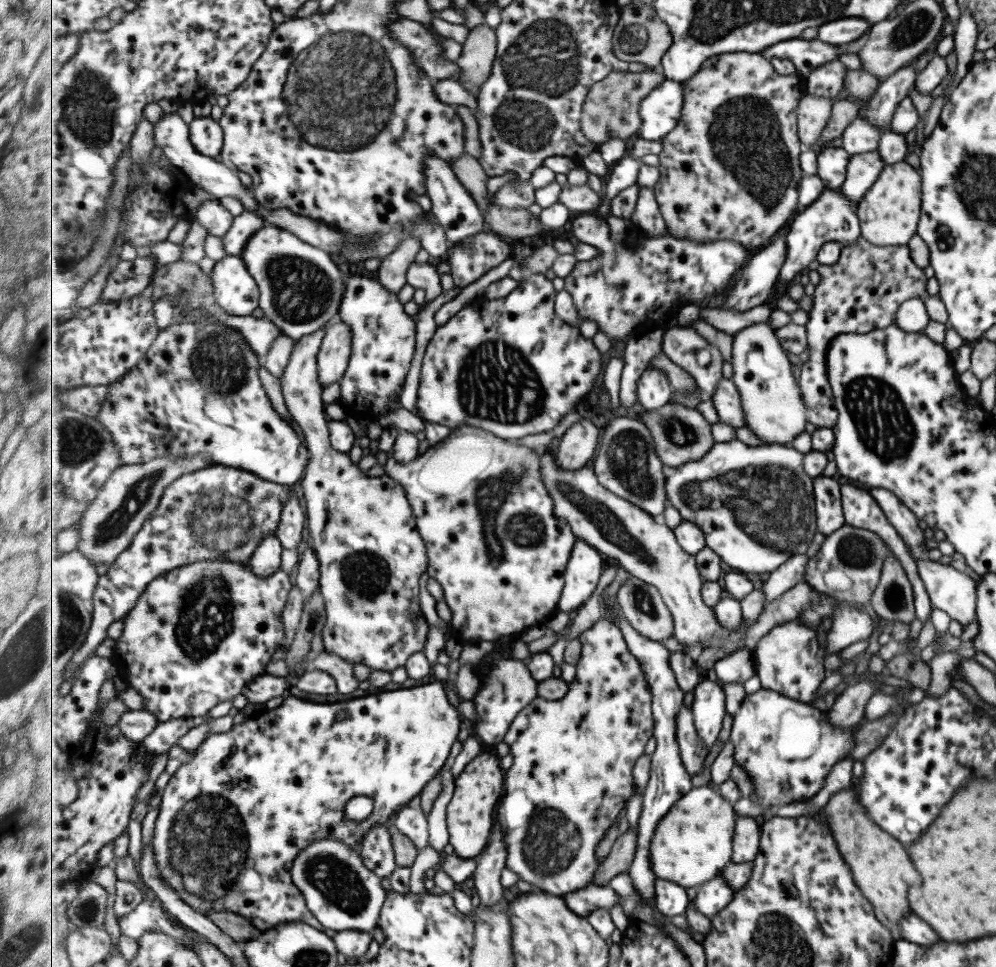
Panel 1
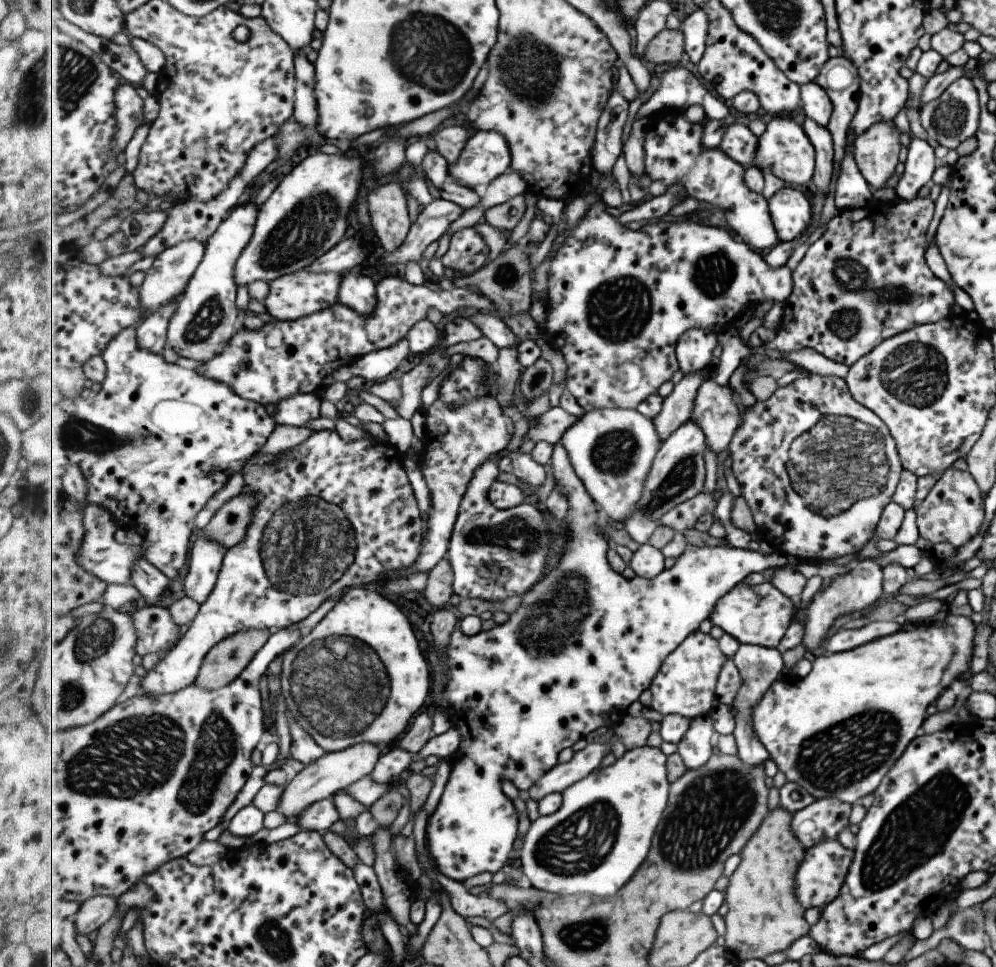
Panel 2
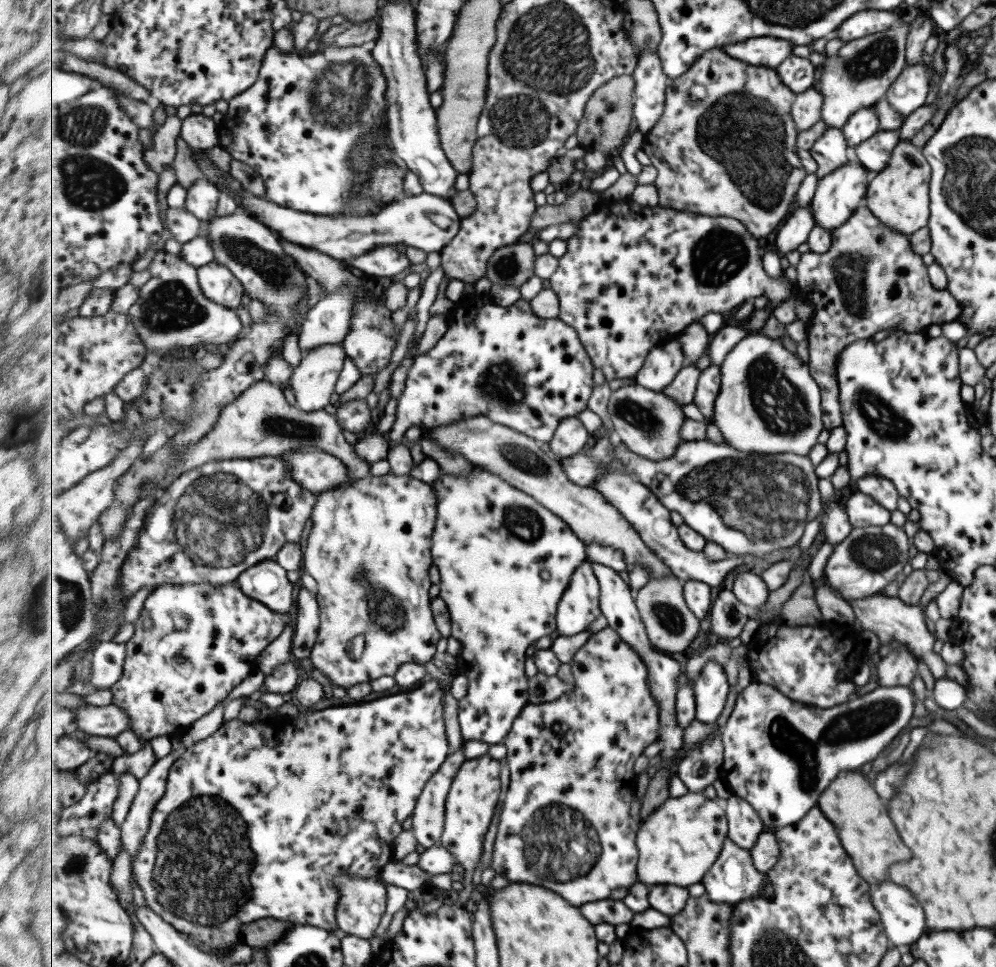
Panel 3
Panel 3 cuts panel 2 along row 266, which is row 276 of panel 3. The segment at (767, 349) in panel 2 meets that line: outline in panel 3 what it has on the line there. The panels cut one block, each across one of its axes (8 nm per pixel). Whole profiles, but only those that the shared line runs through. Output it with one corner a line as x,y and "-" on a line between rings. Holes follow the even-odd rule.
865,205
855,210
855,212
851,214
850,218
847,218
841,226
834,228
833,232
830,232
830,240
831,242
827,252
819,254
808,251
802,254
801,260
798,262
797,266
795,266
795,284
799,289
803,290
803,292
807,294
808,305
812,310
811,317
808,321
808,369
811,378
813,378
817,383
820,390
821,420
823,428
828,431
832,428
841,426
842,423
838,399
838,386
836,381
836,362
838,361
838,354
843,350
843,348
847,345
851,345
852,342
855,342
856,340
871,339
873,334
875,334
875,332
879,332
879,330
890,330
890,328
893,328
893,330
919,333
924,332
928,326
931,326
932,324
942,325
943,323
953,322
957,319
957,315
959,315
959,304
957,304
957,300
951,296
951,293
947,289
939,290
931,287
927,273
925,273
926,266
923,265
921,257
917,256
917,254
913,254
911,246
909,246
907,236
897,234
897,232
893,232
893,229
879,223
877,218
873,218
871,212

